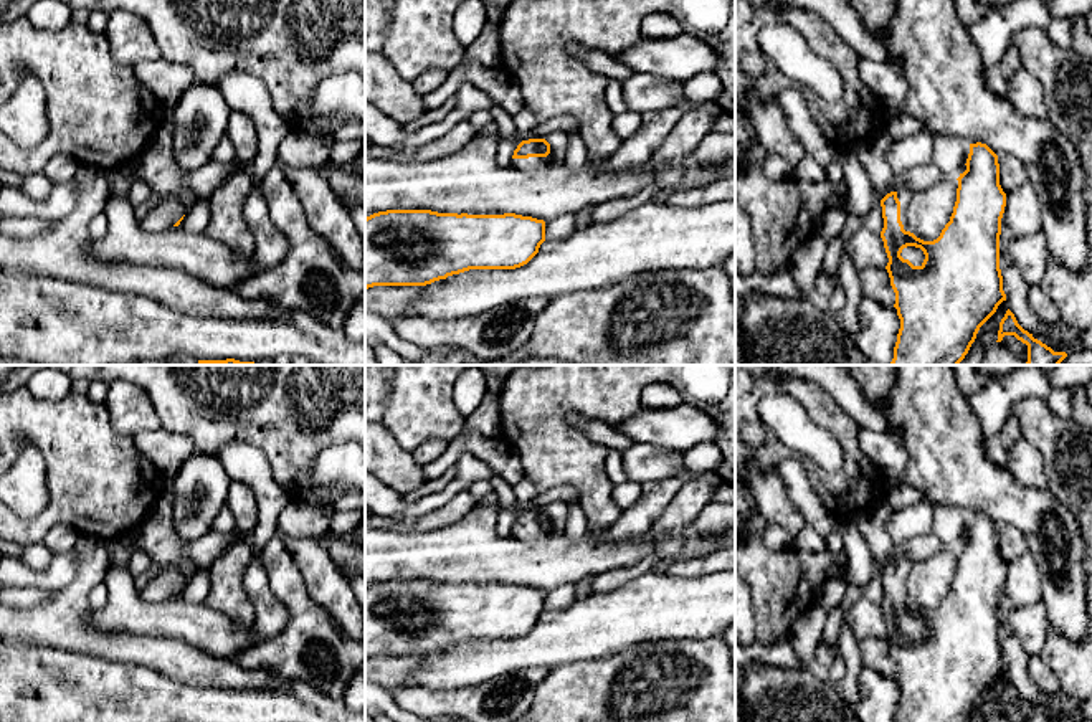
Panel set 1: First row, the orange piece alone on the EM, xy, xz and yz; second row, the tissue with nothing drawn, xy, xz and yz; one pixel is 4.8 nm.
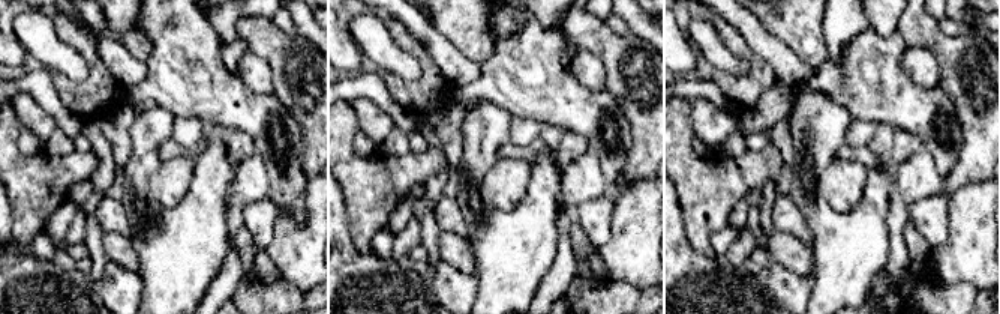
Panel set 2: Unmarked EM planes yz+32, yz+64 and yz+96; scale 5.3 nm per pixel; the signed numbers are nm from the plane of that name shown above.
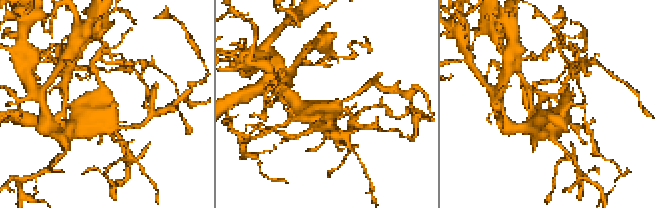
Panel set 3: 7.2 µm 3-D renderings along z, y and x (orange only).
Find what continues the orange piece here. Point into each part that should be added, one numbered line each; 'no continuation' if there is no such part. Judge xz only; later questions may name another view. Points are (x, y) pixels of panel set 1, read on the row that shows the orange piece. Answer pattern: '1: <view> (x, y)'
1: xz (557, 139)

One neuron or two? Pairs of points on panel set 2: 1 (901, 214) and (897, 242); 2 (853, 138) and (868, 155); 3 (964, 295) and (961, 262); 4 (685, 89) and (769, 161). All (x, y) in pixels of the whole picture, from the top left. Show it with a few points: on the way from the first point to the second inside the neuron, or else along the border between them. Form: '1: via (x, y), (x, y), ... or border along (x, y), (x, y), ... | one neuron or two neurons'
1: via (897, 221), (897, 235) | one neuron
2: border along (844, 143), (852, 147), (867, 146) | two neurons
3: border along (936, 283), (940, 286), (970, 283), (978, 290) | two neurons
4: border along (679, 95), (690, 101) | two neurons

